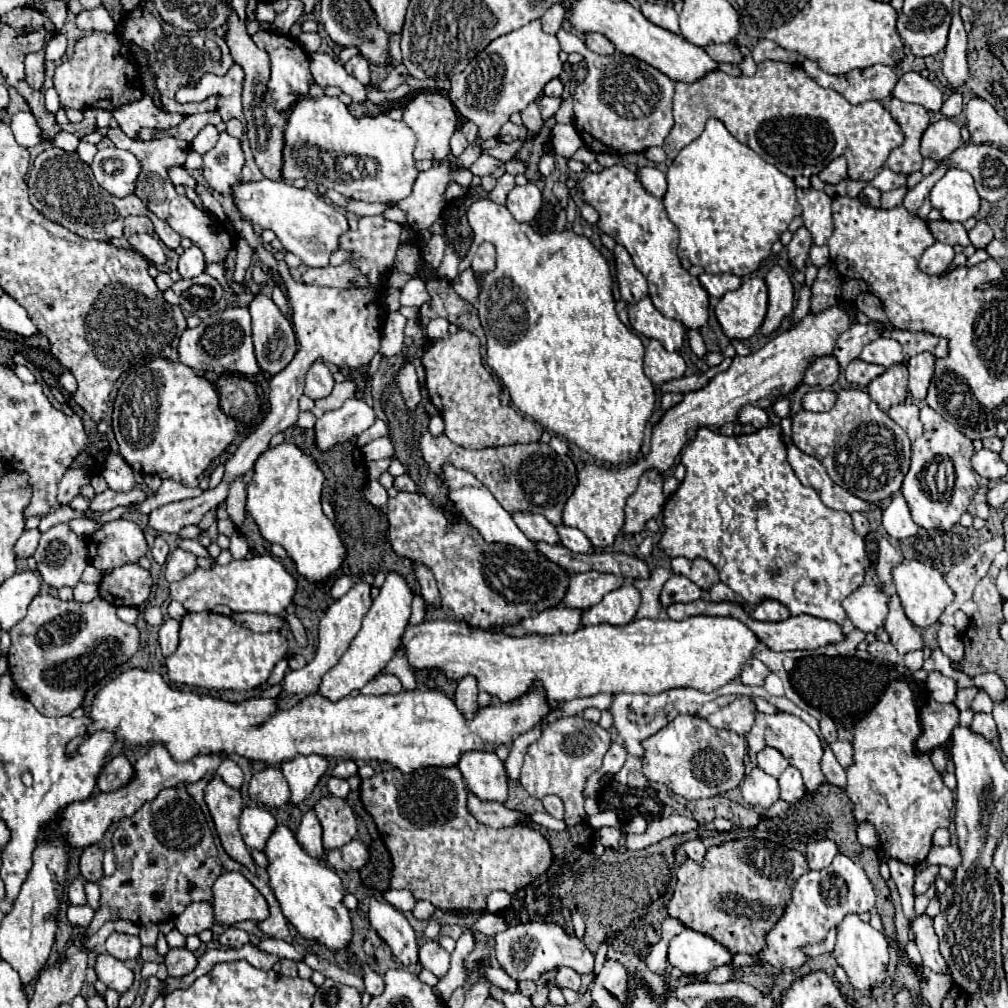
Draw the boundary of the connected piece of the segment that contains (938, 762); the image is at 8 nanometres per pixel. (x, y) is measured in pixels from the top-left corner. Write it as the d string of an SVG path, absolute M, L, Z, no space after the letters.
M937 747L931 751L931 761L935 765L935 769L939 773L945 773L945 767L947 767L947 761L949 761L949 753L945 747Z

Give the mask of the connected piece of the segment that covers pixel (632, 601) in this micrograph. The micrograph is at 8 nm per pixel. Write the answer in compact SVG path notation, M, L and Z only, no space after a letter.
M623 585L603 597L599 605L593 605L583 615L583 625L625 625L631 623L641 605L641 591L633 585Z

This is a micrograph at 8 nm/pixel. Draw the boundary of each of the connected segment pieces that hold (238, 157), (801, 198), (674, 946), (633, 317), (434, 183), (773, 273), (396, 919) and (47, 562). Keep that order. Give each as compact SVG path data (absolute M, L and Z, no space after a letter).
M219 133L217 145L203 155L203 177L211 189L227 195L231 193L231 185L241 179L243 163L239 139L229 133Z
M797 189L797 201L803 207L805 227L811 231L815 245L825 245L833 235L831 221L831 197L825 191Z
M683 929L669 941L669 965L687 975L703 975L715 967L731 963L733 953L711 937L693 929Z
M649 297L629 305L629 321L637 333L661 341L667 351L677 351L683 345L685 327L675 319L663 317Z
M439 165L419 173L411 197L397 203L407 213L407 223L413 229L427 229L441 215L443 193L449 181L451 165Z
M775 265L769 269L765 283L769 287L769 311L761 325L761 331L769 335L793 311L793 283L781 265Z
M371 899L369 921L379 937L391 947L391 953L403 967L417 963L417 939L409 921L389 903Z
M55 525L41 535L33 555L43 581L55 589L75 587L89 565L87 543L79 539L69 525Z

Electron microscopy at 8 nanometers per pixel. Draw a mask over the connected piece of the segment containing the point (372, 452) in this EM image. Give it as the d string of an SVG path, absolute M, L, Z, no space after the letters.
M381 437L371 441L369 445L363 447L363 455L367 461L375 461L375 459L385 459L385 457L393 457L393 443L389 437Z

